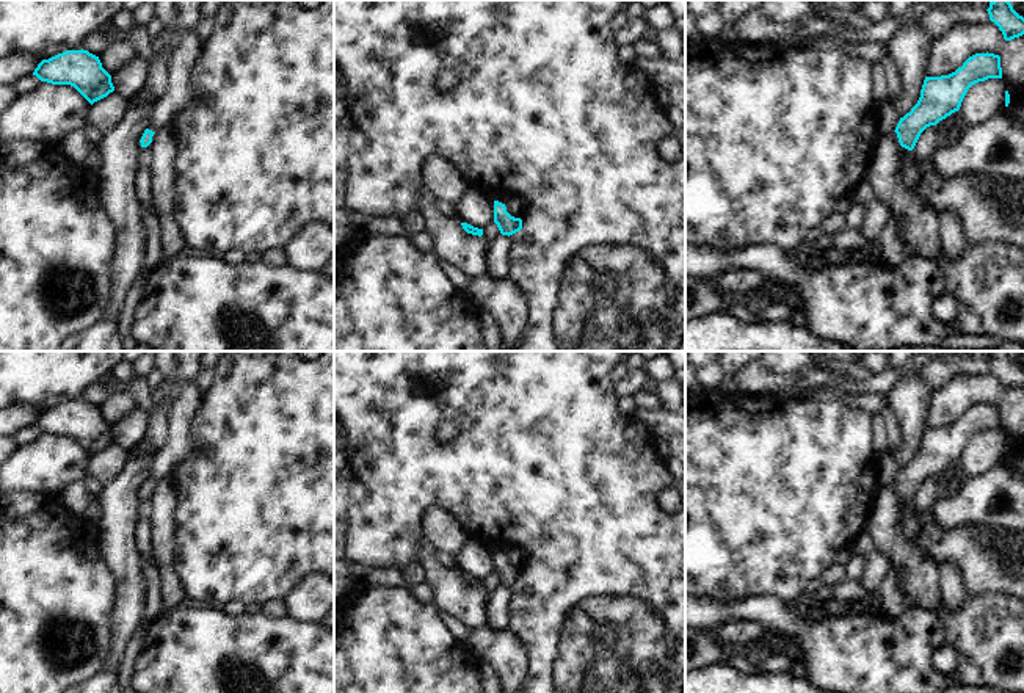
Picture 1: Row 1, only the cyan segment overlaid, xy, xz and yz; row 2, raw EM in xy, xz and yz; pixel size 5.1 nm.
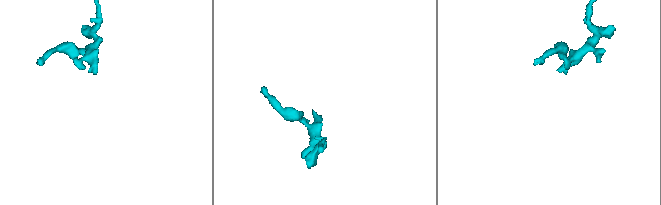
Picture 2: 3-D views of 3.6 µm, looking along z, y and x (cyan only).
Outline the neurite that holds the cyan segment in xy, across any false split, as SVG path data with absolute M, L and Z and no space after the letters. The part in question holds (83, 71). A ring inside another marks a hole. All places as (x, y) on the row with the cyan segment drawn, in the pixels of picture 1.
M66 50L42 60L34 69L41 82L74 86L91 105L114 91L111 75L88 50Z

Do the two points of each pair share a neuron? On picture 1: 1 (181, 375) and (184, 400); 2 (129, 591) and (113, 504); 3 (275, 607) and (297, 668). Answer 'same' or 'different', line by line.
1: different
2: same
3: different

